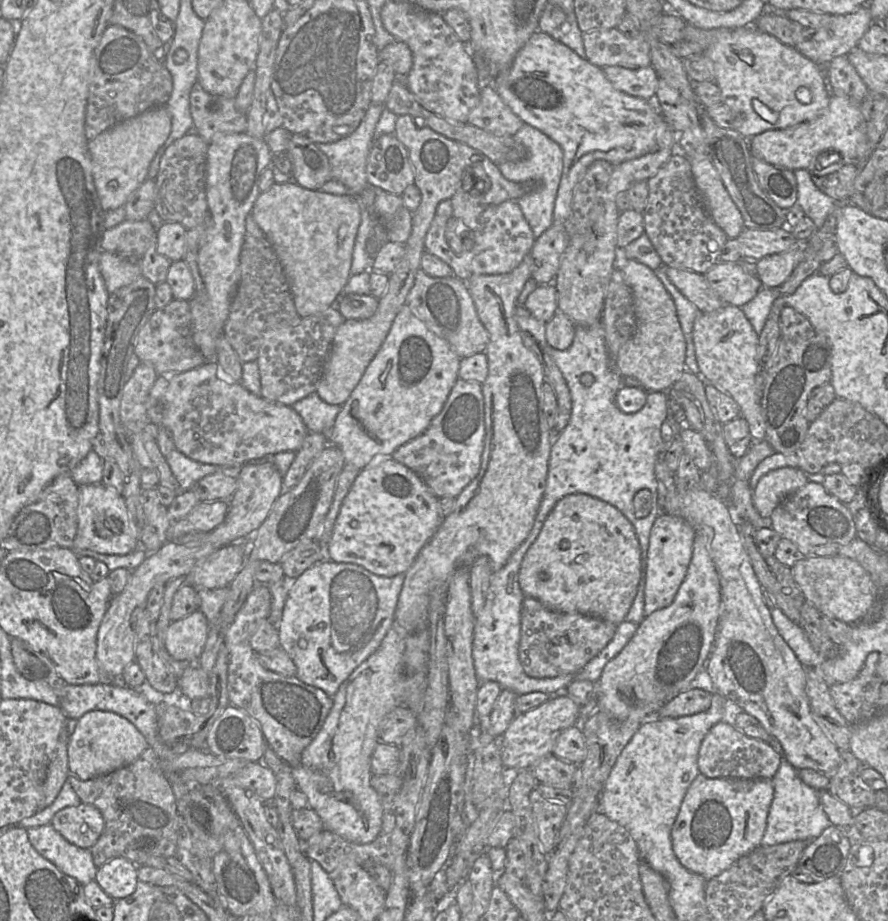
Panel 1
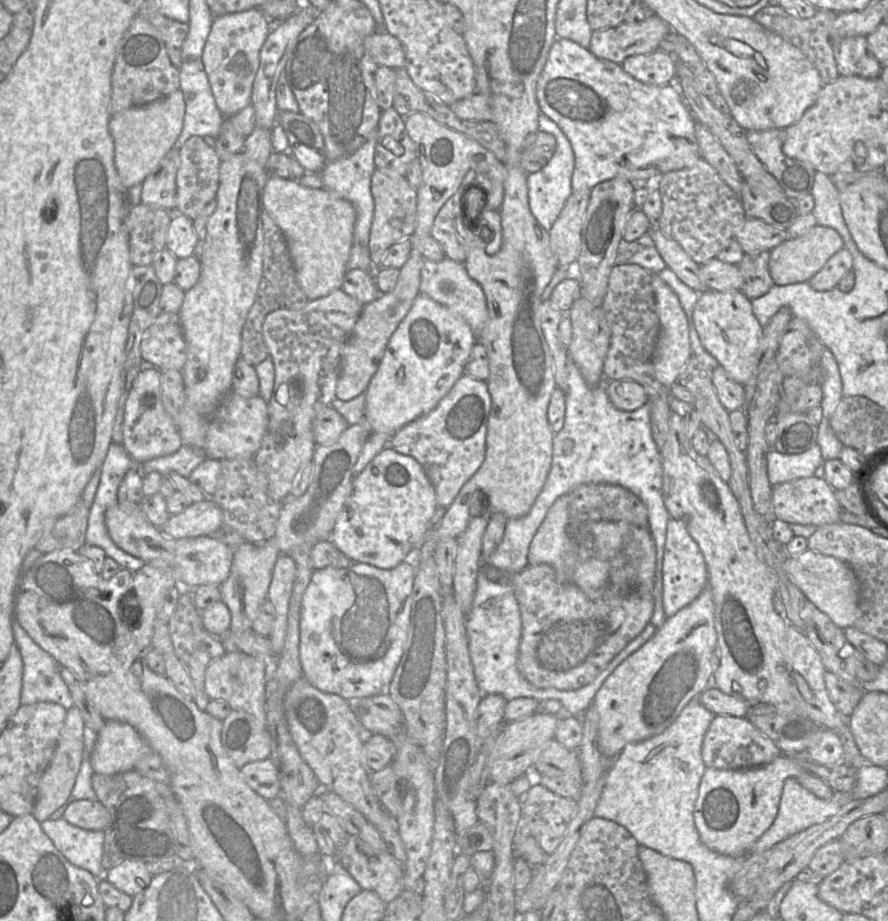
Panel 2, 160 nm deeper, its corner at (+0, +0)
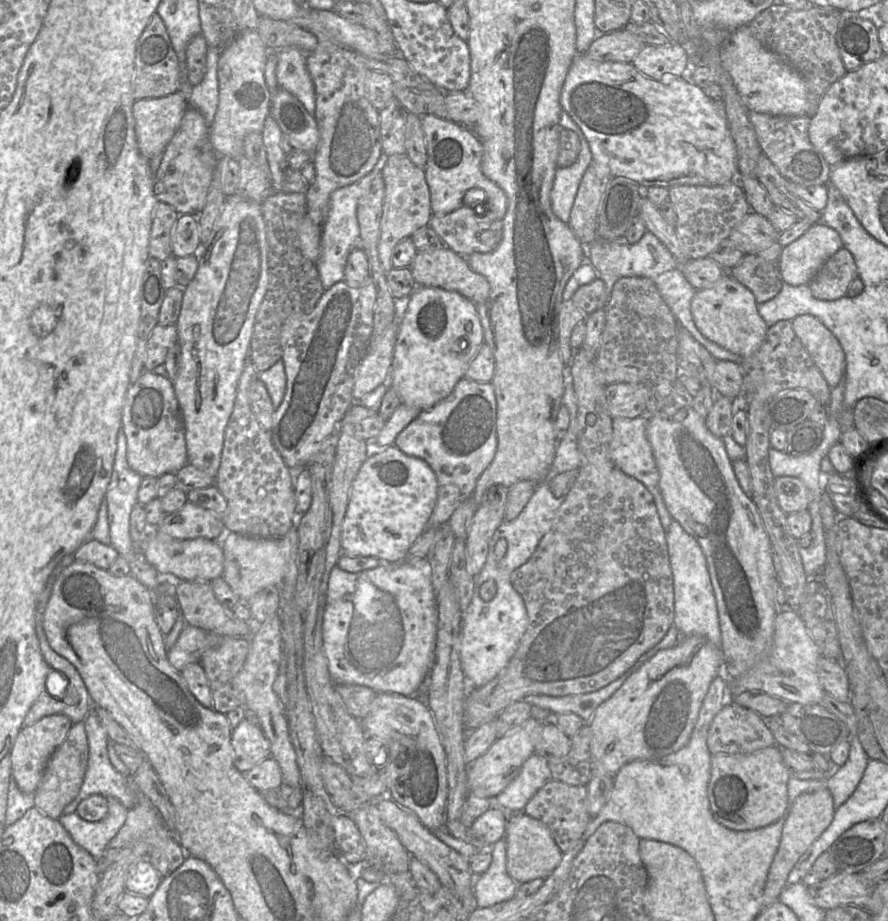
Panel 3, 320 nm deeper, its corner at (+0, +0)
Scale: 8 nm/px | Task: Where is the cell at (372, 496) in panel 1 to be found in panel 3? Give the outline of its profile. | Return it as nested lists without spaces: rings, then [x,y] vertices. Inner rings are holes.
[[[395,446],[370,456],[351,486],[341,531],[343,553],[375,557],[383,563],[403,562],[411,545],[428,527],[437,501],[437,488],[437,478],[429,464]]]

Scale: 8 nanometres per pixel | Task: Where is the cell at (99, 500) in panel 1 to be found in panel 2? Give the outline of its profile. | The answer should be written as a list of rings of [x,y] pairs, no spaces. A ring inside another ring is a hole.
[[[116,503],[105,512],[108,534],[117,547],[127,554],[154,566],[166,566],[178,585],[193,590],[204,585],[219,586],[229,576],[232,549],[213,536],[173,539],[166,537],[144,516],[140,507]]]

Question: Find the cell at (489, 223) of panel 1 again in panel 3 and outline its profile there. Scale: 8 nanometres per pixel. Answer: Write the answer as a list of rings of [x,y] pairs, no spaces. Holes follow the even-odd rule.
[[[463,200],[463,205],[453,212],[444,216],[433,215],[429,226],[441,238],[444,246],[468,258],[472,253],[485,253],[495,249],[480,241],[483,231],[492,229],[495,233],[495,246],[502,239],[503,221],[495,219],[488,206],[486,210],[486,217],[481,217],[478,215],[480,213],[466,206]]]

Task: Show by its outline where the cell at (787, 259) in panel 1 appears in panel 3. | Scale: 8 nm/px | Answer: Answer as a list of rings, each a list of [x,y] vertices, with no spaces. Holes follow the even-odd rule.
[[[822,222],[813,224],[797,240],[783,247],[780,273],[791,286],[808,285],[821,266],[842,247],[838,233]]]

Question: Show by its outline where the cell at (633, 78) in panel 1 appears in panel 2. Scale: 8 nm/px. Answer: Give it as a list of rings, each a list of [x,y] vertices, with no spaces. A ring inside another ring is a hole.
[[[658,49],[655,52],[627,57],[621,66],[636,80],[650,85],[663,86],[674,83],[677,58]]]

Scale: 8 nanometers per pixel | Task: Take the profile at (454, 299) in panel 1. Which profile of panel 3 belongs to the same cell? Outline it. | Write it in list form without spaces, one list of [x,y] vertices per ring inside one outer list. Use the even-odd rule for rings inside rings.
[[[446,246],[434,251],[418,253],[410,270],[418,285],[417,287],[437,287],[454,291],[472,301],[475,305],[484,303],[489,297],[490,286],[485,277],[471,269],[467,258]]]

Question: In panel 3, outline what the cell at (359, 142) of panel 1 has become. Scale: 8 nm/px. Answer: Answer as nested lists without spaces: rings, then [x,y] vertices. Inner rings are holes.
[[[383,156],[374,170],[365,177],[351,185],[337,189],[330,196],[328,216],[322,226],[320,257],[316,263],[325,290],[338,282],[344,281],[348,256],[355,248],[361,247],[360,228],[357,219],[359,200],[370,190],[375,178],[385,164],[385,158],[386,156]]]

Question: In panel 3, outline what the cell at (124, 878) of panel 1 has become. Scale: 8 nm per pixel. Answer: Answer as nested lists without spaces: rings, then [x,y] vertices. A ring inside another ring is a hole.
[[[148,859],[137,861],[128,871],[125,890],[133,895],[151,897],[158,888],[162,876]]]

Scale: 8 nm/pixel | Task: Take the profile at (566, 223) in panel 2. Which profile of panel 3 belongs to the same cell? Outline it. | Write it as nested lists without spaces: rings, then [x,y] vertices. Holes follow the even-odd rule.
[[[592,163],[580,183],[568,225],[584,246],[591,245],[597,239],[595,225],[599,207],[611,178],[607,166]]]

